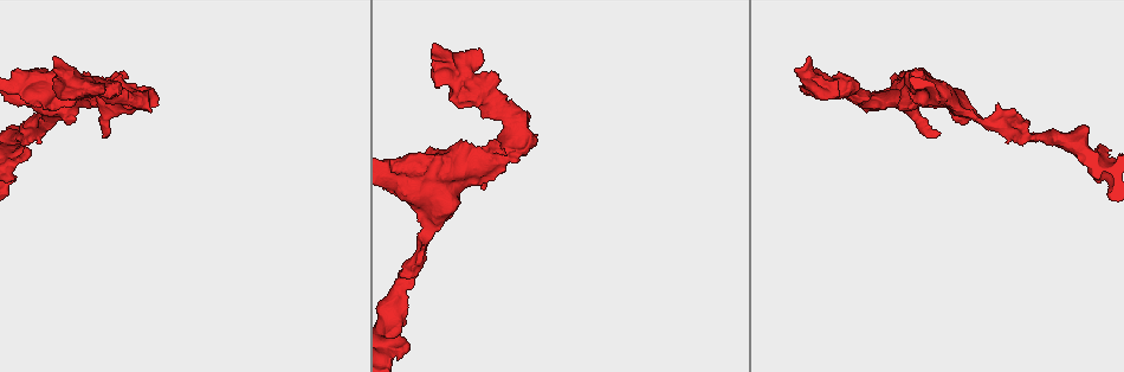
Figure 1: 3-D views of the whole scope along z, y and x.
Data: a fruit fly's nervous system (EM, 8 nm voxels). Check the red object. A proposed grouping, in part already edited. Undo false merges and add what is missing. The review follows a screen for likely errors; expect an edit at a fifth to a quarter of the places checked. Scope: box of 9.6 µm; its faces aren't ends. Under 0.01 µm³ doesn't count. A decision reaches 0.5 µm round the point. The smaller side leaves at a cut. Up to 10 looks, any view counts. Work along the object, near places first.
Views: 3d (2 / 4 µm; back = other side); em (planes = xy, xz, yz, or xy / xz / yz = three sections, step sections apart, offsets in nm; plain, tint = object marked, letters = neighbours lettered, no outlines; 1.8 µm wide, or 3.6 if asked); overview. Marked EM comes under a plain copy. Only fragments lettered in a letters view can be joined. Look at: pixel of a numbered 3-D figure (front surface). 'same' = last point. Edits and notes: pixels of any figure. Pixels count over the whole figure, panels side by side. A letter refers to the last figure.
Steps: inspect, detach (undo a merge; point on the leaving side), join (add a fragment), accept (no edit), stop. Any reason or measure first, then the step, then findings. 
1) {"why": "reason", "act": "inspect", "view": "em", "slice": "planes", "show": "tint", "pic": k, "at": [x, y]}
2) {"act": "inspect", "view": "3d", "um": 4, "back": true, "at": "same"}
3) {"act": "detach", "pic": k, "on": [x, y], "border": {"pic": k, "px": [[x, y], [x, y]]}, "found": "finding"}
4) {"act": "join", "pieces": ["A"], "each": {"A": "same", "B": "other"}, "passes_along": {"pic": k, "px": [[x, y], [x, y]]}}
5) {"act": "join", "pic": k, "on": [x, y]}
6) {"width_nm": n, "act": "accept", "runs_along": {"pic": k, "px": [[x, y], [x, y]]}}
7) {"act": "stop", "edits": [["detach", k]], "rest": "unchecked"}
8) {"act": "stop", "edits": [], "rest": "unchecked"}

{"why": "abrupt turn", "act": "inspect", "view": "3d", "um": 2, "back": true, "pic": 1, "at": [140, 101]}

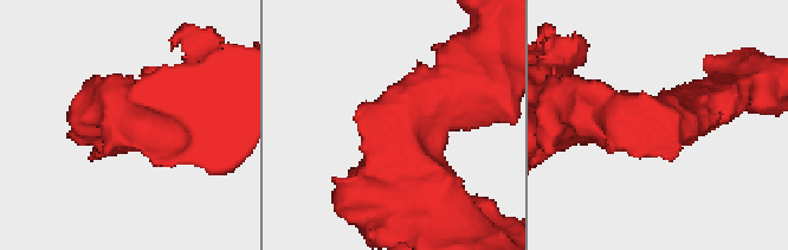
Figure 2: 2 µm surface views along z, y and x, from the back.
{"arm_widths_nm": [340, 460], "act": "inspect", "view": "em", "slice": "planes", "show": "letters", "pic": 2, "at": [395, 126]}

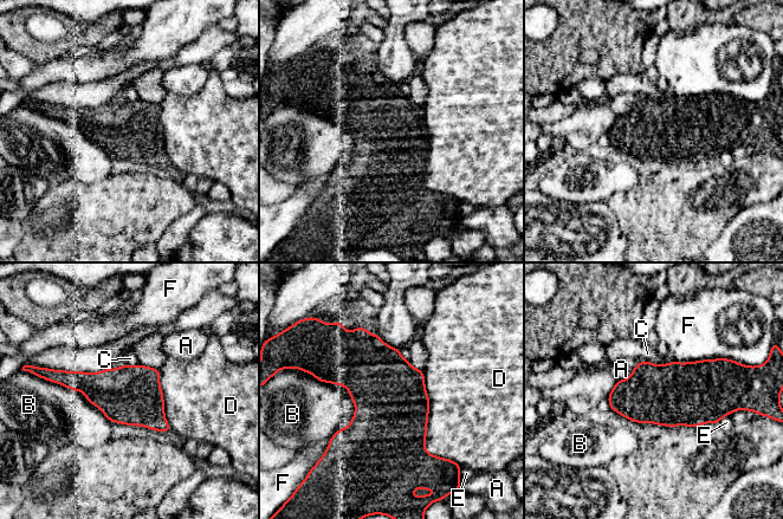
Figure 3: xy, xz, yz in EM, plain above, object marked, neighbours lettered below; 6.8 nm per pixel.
{"act": "accept", "each": {"A": "other", "B": "other", "C": "other", "D": "other", "E": "other", "F": "other"}, "border": {"pic": 3, "px": [[639, 361], [655, 364], [673, 362]]}, "found": "all the same cell"}

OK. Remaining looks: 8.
{"why": "sudden change in width", "act": "inspect", "view": "3d", "um": 4, "pic": 1, "at": [394, 164]}

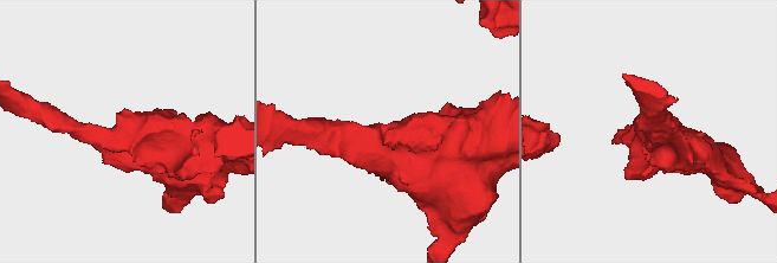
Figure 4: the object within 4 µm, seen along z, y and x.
{"why": "need the tissue", "act": "inspect", "view": "em", "um": 3.6, "slice": "planes", "show": "letters", "pic": 4, "at": [125, 132]}

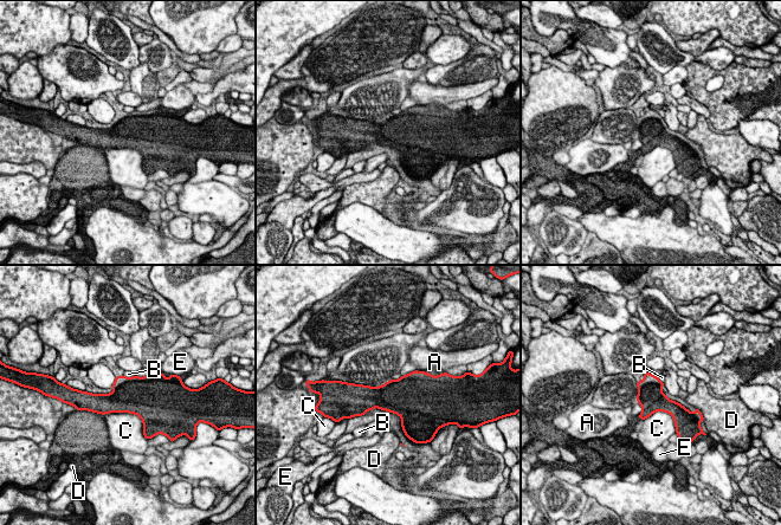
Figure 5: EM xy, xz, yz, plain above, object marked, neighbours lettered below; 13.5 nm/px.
{"longest_contact_nm": ["C", 600], "act": "accept", "each": {"A": "other", "B": "other", "C": "other", "D": "other", "E": "other"}, "found": "all the same cell"}

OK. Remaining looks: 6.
{"why": "a narrow waist", "act": "inspect", "view": "em", "slice": "xy", "step": 16, "show": "letters", "pic": 1, "at": [26, 137]}

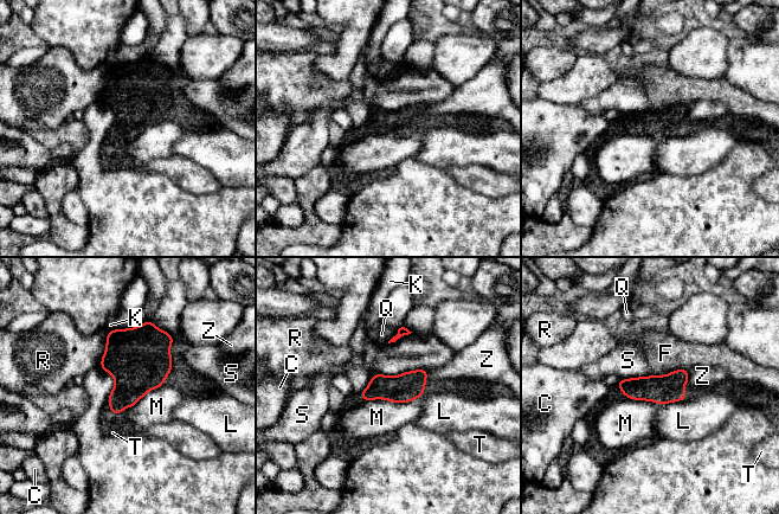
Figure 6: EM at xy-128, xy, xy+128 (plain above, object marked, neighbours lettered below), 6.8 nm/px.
{"act": "accept", "each": {"C": "other", "F": "other", "K": "other", "L": "other", "M": "other", "Q": "other", "R": "other", "S": "other", "T": "other", "Z": "other"}, "border": {"pic": 6, "px": [[420, 396], [406, 402], [365, 400]]}, "found": "continuous, no second cell"}

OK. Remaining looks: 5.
{"why": "sharp bend", "act": "inspect", "view": "3d", "um": 2, "back": true, "pic": 1, "at": [13, 157]}

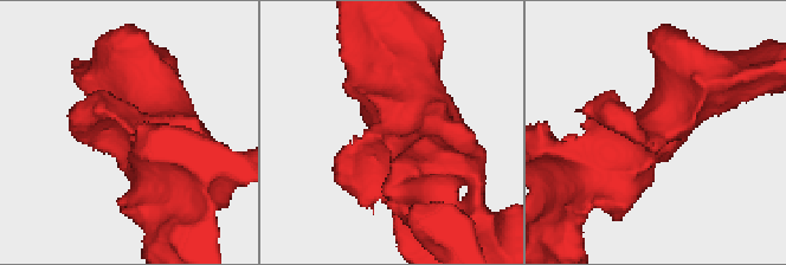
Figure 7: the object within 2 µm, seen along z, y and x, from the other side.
{"arm_widths_nm": [240, 460], "act": "inspect", "view": "em", "slice": "planes", "show": "letters", "pic": 7, "at": [131, 123]}

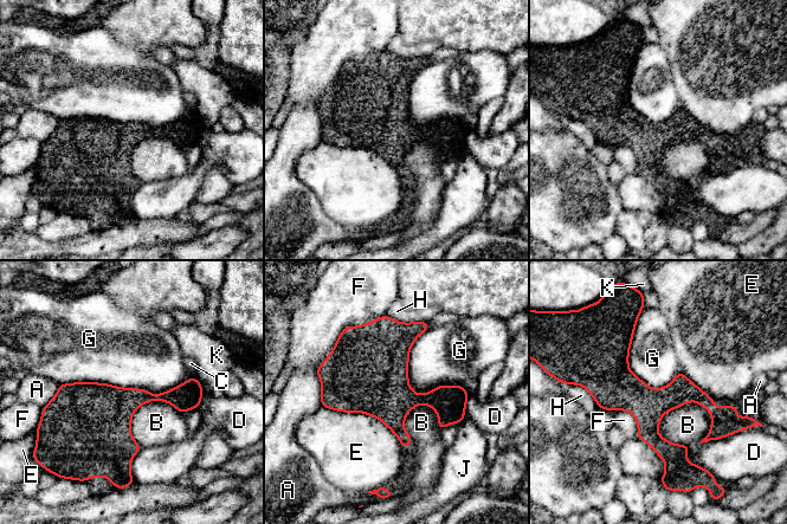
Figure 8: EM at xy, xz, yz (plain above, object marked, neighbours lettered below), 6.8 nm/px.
{"act": "accept", "each": {"A": "other", "B": "other", "C": "other", "D": "other", "E": "other", "F": "other", "G": "other", "H": "other", "J": "other", "K": "other"}, "runs_along": {"pic": 8, "px": [[591, 387], [698, 395], [730, 411]]}, "found": "all the same cell"}

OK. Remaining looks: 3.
{"act": "stop", "edits": [], "rest": "unchecked"}

